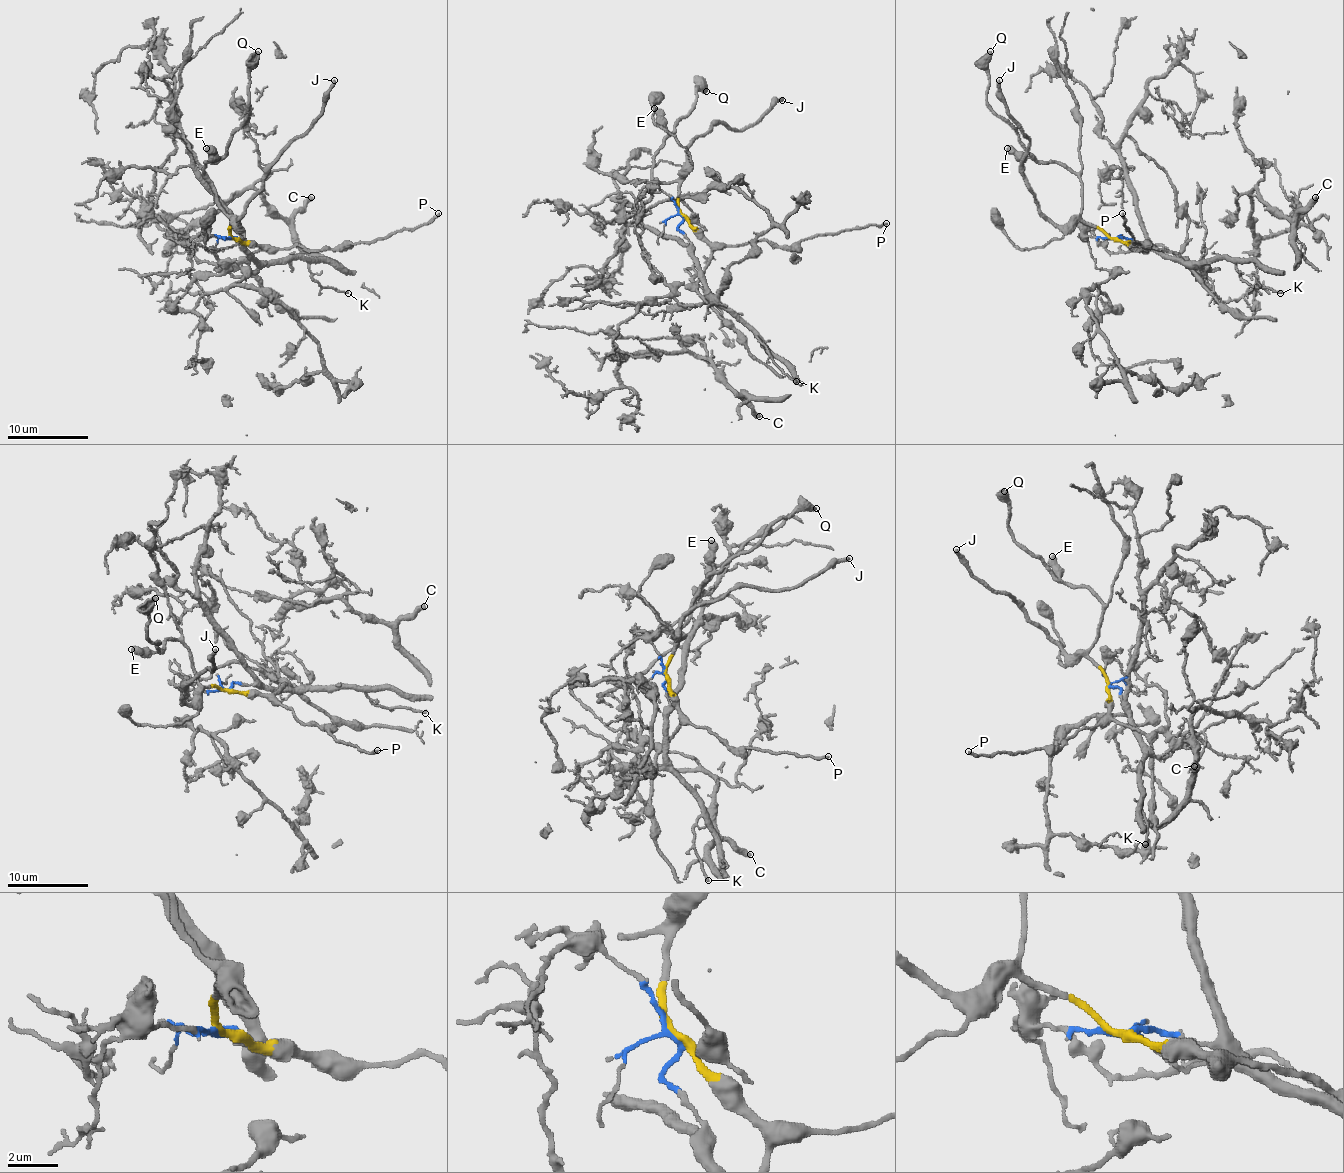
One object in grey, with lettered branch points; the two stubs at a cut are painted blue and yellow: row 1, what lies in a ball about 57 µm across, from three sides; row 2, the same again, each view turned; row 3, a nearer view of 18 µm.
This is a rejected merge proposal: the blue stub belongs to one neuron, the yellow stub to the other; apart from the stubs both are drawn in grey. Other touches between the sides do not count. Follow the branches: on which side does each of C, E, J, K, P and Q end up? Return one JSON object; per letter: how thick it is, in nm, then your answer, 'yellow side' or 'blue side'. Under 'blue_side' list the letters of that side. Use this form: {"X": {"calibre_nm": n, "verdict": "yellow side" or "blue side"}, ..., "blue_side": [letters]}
{"C": {"calibre_nm": 440, "verdict": "blue side"}, "E": {"calibre_nm": 550, "verdict": "yellow side"}, "J": {"calibre_nm": 320, "verdict": "yellow side"}, "K": {"calibre_nm": 200, "verdict": "blue side"}, "P": {"calibre_nm": 200, "verdict": "yellow side"}, "Q": {"calibre_nm": 480, "verdict": "yellow side"}, "blue_side": ["C", "K"]}

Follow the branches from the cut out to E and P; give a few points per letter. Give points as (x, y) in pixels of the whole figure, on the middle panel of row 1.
E: (681, 214), (677, 182), (661, 182), (653, 176), (653, 158), (667, 128), (665, 117), (655, 107)
P: (681, 214), (711, 243), (738, 245), (770, 241), (780, 247), (792, 247), (800, 241), (887, 222)

